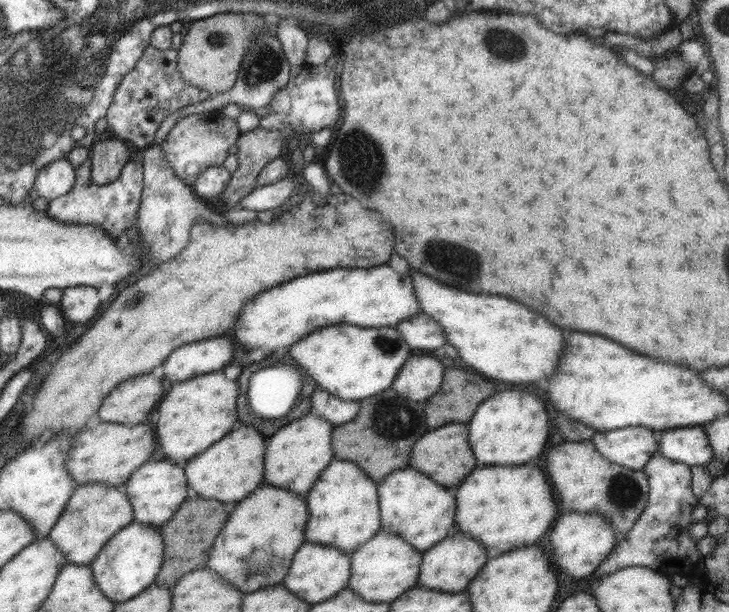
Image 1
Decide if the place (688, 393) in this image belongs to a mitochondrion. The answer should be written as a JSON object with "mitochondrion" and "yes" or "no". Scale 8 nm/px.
{"mitochondrion":"no"}

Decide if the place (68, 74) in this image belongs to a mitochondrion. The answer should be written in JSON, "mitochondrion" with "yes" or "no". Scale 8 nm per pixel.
{"mitochondrion":"yes"}

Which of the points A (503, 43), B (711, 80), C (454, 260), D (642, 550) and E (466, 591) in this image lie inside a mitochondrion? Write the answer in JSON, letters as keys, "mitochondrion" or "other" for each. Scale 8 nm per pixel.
{"A":"mitochondrion","B":"other","C":"mitochondrion","D":"other","E":"other"}

